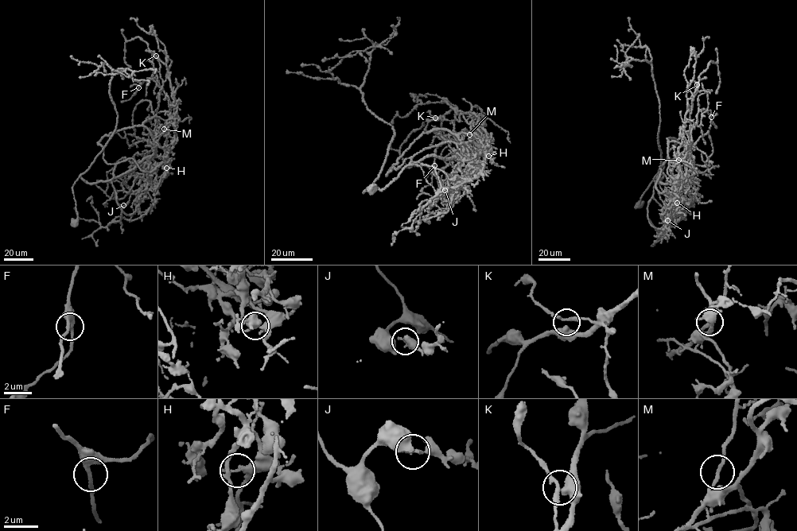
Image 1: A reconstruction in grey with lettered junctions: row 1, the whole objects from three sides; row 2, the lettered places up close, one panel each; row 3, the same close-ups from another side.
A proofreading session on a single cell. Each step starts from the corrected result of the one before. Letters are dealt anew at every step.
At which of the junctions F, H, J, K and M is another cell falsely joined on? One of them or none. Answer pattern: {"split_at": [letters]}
{"split_at": ["J"]}

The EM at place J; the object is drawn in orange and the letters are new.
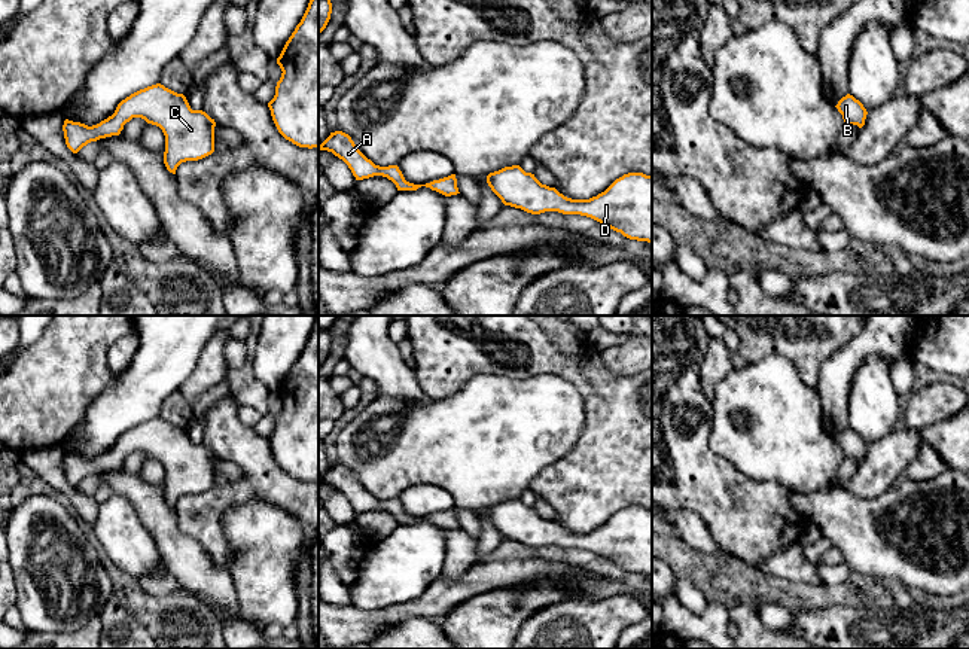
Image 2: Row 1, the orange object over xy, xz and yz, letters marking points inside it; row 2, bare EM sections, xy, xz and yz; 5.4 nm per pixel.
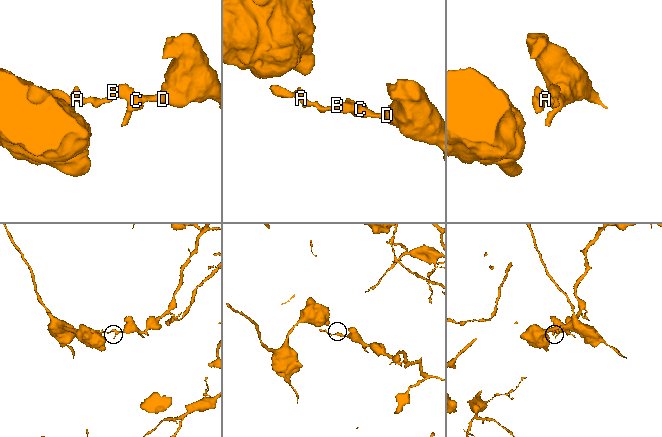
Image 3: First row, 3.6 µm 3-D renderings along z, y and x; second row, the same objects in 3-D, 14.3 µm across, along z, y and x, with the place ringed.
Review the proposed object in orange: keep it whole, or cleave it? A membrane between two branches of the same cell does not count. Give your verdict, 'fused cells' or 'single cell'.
fused cells

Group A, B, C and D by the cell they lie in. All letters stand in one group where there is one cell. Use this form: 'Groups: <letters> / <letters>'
Groups: A / B C D

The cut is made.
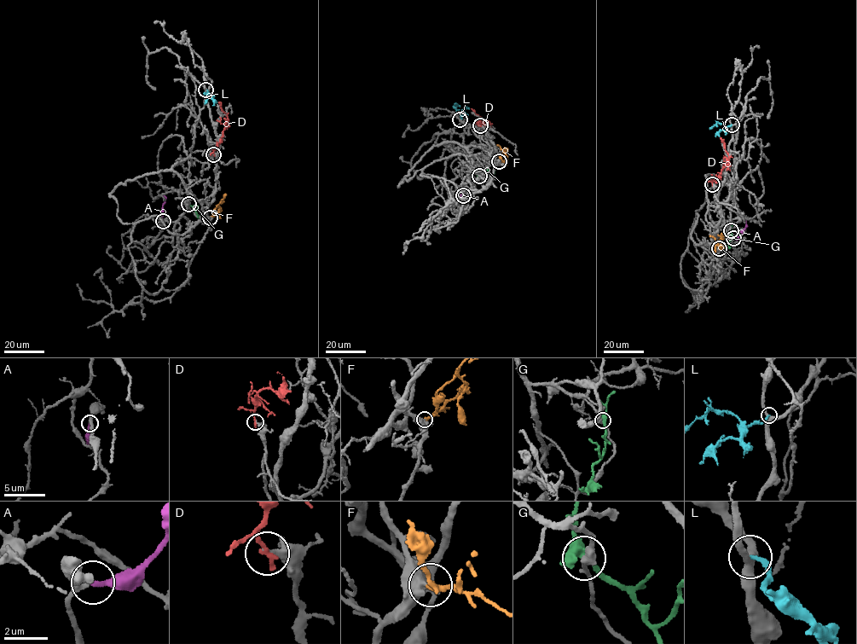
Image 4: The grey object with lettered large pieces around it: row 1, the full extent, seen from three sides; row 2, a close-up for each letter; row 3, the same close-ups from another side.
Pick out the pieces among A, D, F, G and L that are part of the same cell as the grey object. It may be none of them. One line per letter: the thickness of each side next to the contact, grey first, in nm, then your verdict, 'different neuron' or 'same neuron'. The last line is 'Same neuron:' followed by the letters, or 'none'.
A: 180 nm thick on the grey side, 240 nm on the other; same neuron
D: 260 nm thick on the grey side, 240 nm on the other; different neuron
F: 440 nm thick on the grey side, 200 nm on the other; different neuron
G: 320 nm thick on the grey side, 380 nm on the other; different neuron
L: 320 nm thick on the grey side, 200 nm on the other; different neuron
Same neuron: A

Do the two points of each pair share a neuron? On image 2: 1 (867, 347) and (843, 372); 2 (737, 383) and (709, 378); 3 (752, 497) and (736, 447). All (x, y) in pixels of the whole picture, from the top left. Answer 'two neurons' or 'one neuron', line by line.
1: one neuron
2: two neurons
3: two neurons

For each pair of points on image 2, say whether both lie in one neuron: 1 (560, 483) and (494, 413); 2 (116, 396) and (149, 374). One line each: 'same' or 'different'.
1: different
2: same

